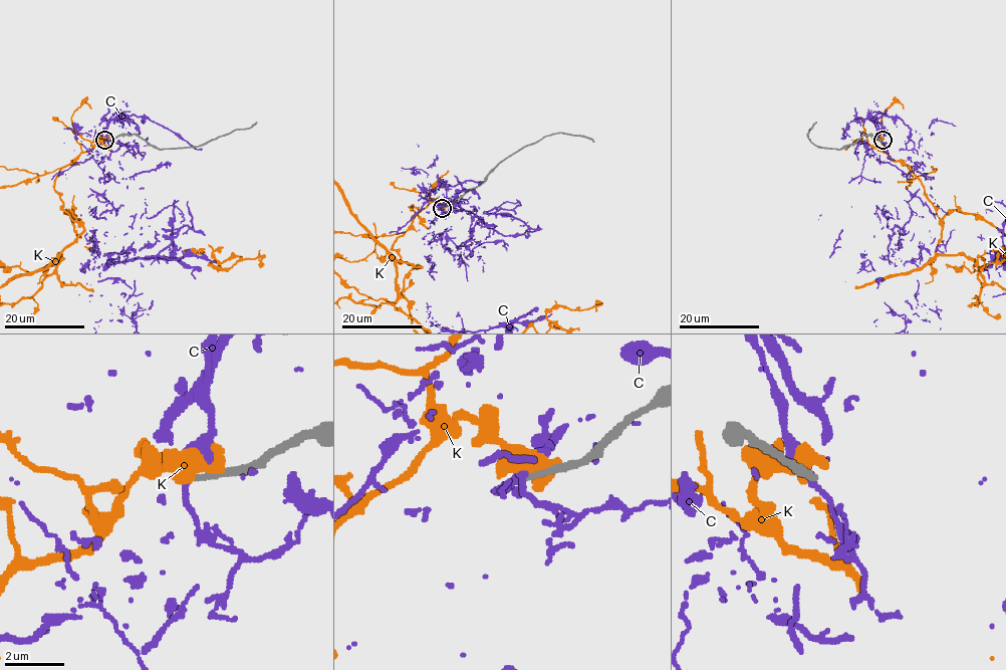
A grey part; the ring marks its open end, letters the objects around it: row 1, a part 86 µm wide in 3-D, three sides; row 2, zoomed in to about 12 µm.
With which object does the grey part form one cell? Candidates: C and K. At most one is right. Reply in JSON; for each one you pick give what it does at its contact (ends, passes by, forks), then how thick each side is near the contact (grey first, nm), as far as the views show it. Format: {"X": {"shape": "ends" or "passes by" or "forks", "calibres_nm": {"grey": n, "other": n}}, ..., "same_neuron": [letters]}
{"same_neuron": []}

